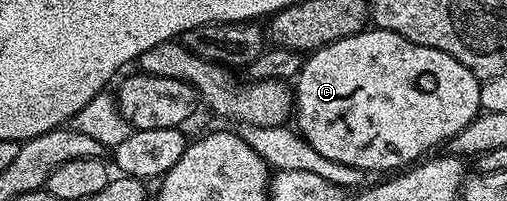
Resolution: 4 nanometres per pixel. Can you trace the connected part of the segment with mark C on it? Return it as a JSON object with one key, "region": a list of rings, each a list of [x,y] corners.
{"region":[[[367,27],[362,32],[349,35],[347,38],[337,39],[336,42],[331,42],[327,46],[321,46],[304,60],[303,70],[299,72],[299,76],[293,85],[295,98],[293,121],[304,140],[313,147],[313,151],[325,155],[325,159],[333,159],[333,163],[345,163],[349,167],[357,167],[368,174],[383,173],[379,175],[387,175],[392,171],[406,170],[412,163],[418,162],[424,155],[430,154],[427,152],[434,145],[439,145],[442,141],[443,144],[450,142],[451,137],[457,135],[457,131],[464,129],[473,118],[479,116],[481,112],[479,108],[480,84],[480,78],[474,77],[469,71],[469,67],[465,67],[461,63],[457,63],[457,59],[445,55],[445,51],[418,45],[393,31]]]}

